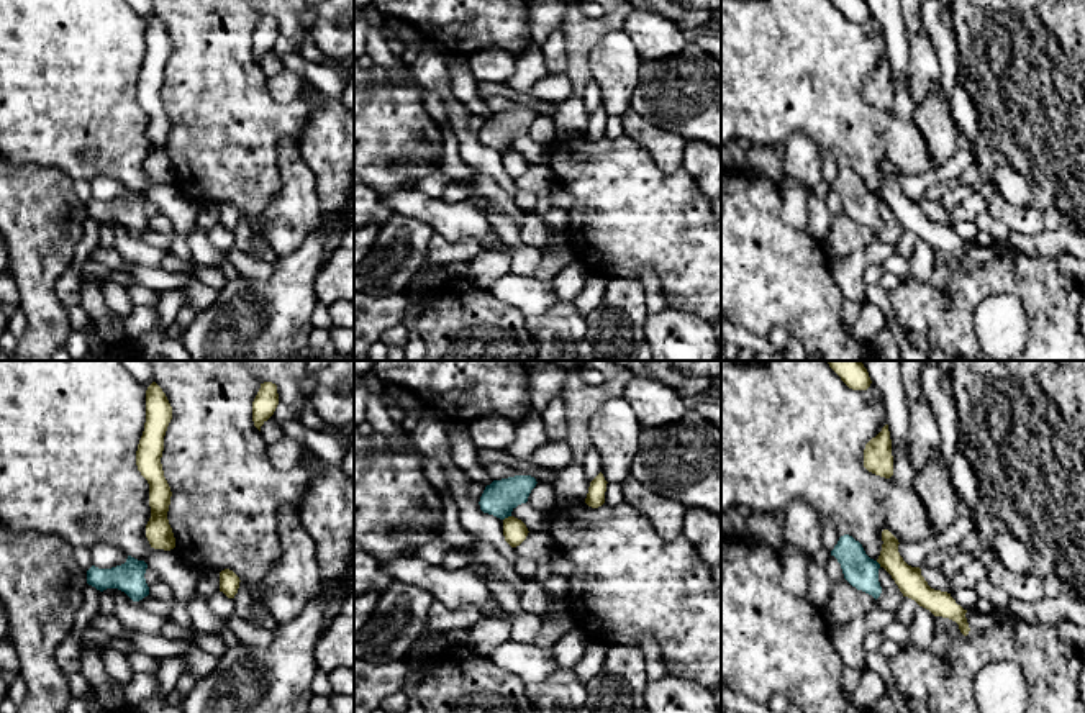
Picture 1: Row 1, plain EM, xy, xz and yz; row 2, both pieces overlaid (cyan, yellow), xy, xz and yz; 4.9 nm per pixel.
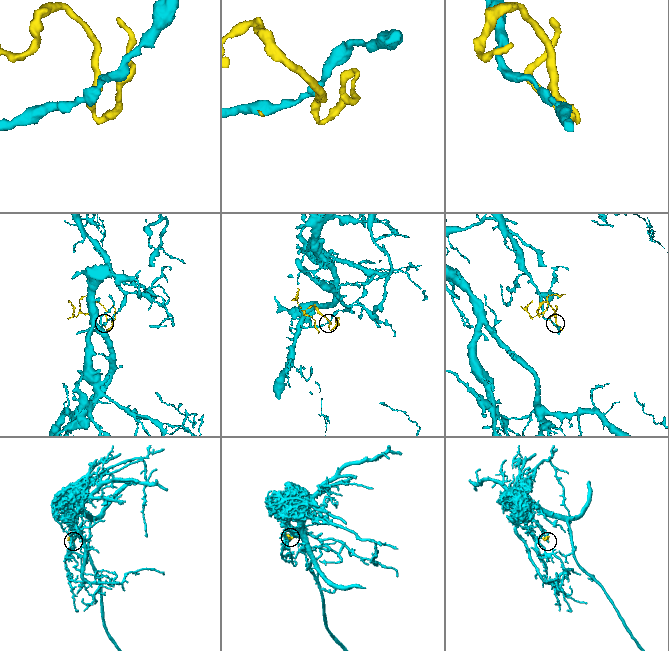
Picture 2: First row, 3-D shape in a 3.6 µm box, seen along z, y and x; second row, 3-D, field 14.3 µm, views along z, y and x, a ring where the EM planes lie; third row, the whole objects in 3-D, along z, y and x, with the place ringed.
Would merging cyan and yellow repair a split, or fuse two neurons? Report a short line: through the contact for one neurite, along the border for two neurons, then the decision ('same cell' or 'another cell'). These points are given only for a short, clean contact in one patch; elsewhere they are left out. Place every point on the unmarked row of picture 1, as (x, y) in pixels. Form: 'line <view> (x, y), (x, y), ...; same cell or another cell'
line xz (510, 148), (503, 153); another cell

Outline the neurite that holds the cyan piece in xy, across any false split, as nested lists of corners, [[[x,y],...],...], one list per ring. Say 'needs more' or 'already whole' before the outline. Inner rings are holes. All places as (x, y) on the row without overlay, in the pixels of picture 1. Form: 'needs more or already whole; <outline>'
already whole; [[[128,188],[126,195],[111,202],[98,202],[92,198],[87,203],[87,216],[103,225],[107,221],[118,221],[125,225],[133,234],[139,234],[149,228],[146,216],[148,197]]]

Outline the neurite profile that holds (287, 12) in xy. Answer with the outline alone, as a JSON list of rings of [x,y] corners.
[[[246,0],[261,16],[272,15],[277,18],[279,36],[292,38],[298,43],[298,54],[305,46],[308,31],[300,23],[300,11],[306,0]]]

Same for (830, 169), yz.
[[[819,148],[819,152],[821,152],[823,180],[831,185],[841,169],[838,167],[838,164],[834,162],[834,159],[829,156],[828,151]]]

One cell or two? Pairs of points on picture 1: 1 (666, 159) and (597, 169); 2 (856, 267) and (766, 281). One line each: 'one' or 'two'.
1: two
2: two

